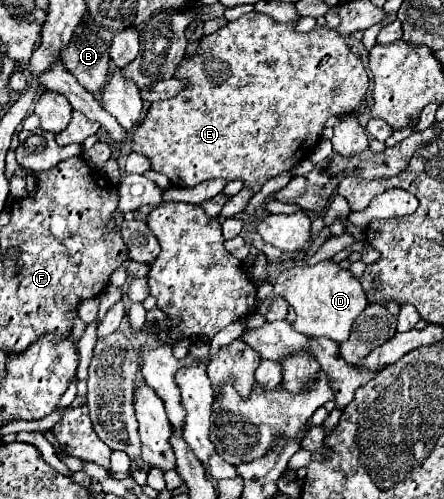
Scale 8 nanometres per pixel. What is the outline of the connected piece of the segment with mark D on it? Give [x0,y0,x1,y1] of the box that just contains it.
[273,260,367,344]

